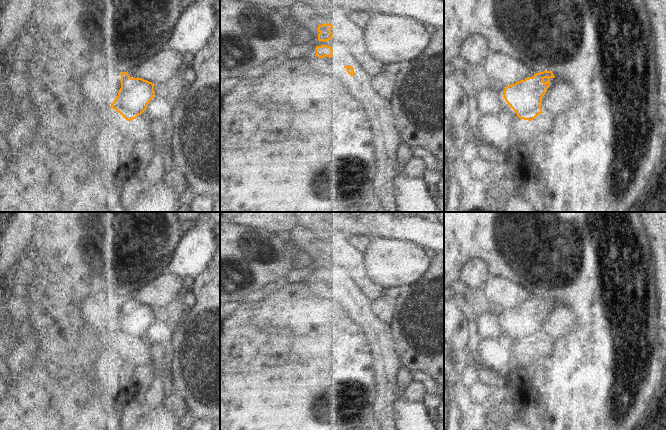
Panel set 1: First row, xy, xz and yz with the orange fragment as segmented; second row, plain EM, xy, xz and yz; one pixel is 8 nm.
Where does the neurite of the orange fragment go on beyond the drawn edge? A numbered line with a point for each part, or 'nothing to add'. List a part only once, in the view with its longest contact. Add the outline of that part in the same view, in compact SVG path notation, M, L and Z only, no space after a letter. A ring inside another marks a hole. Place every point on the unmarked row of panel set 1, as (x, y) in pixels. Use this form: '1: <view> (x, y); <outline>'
nothing to add

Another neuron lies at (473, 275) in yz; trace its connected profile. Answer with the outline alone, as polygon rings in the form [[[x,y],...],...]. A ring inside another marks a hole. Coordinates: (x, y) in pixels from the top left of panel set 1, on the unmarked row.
[[[482,259],[468,260],[459,271],[460,294],[475,304],[481,304],[486,292],[485,283],[491,275]]]

